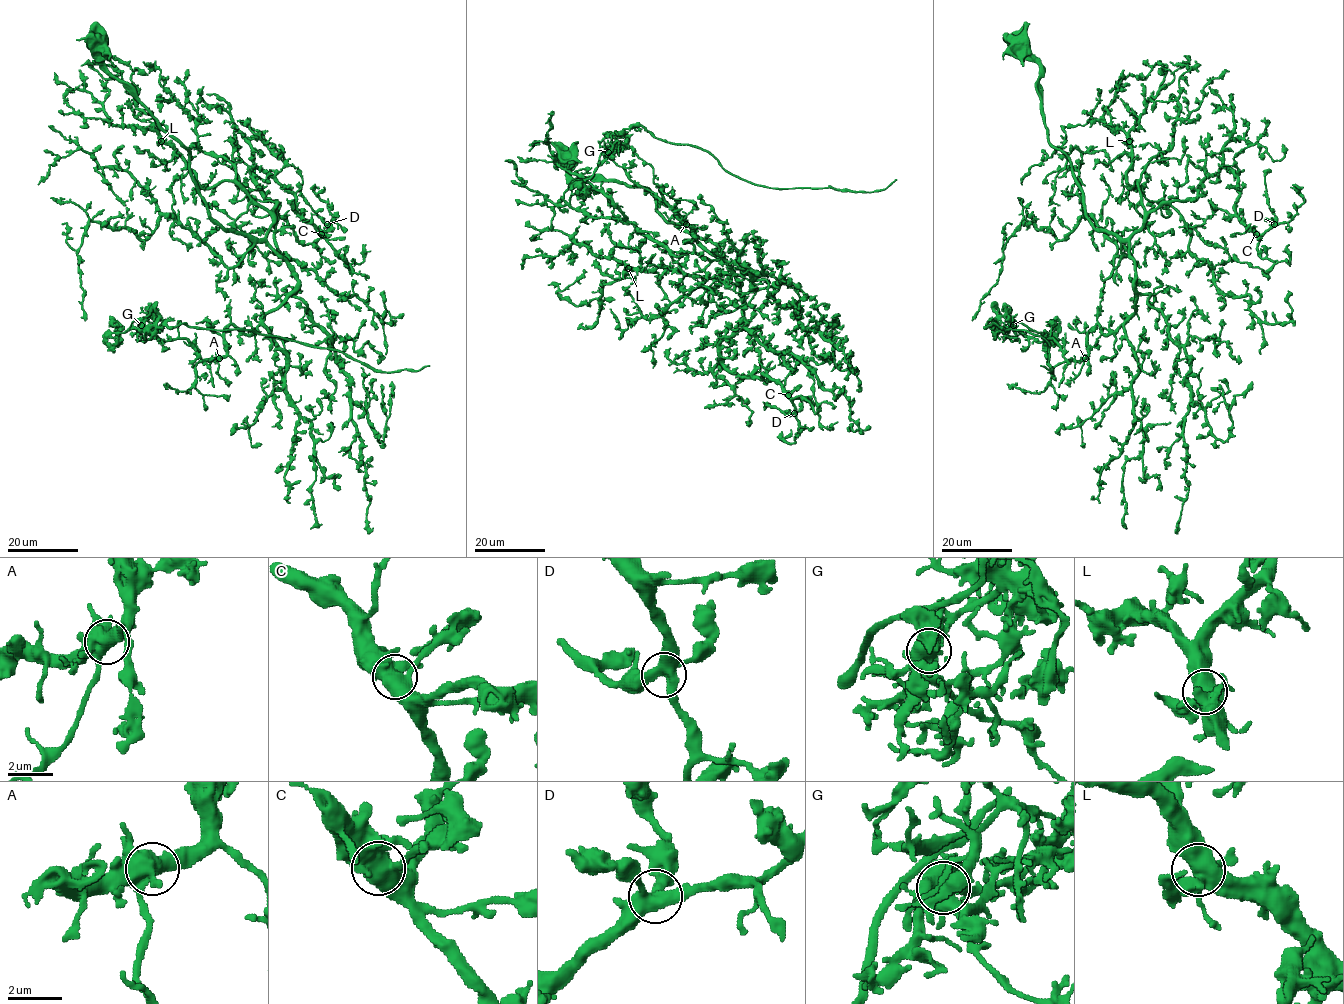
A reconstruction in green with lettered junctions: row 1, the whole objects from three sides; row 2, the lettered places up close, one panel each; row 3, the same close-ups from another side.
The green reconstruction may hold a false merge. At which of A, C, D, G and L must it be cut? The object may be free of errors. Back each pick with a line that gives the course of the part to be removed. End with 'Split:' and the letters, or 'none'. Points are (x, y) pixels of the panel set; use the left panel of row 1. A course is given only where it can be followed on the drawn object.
G: (141, 325), (153, 315), (158, 327), (253, 329), (339, 349), (382, 371), (429, 365)
Split: G

